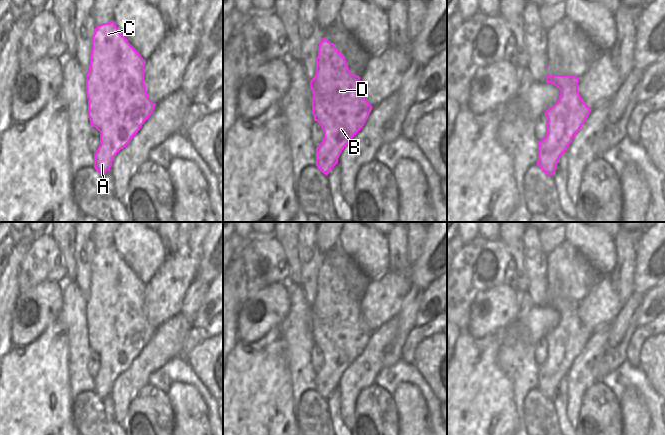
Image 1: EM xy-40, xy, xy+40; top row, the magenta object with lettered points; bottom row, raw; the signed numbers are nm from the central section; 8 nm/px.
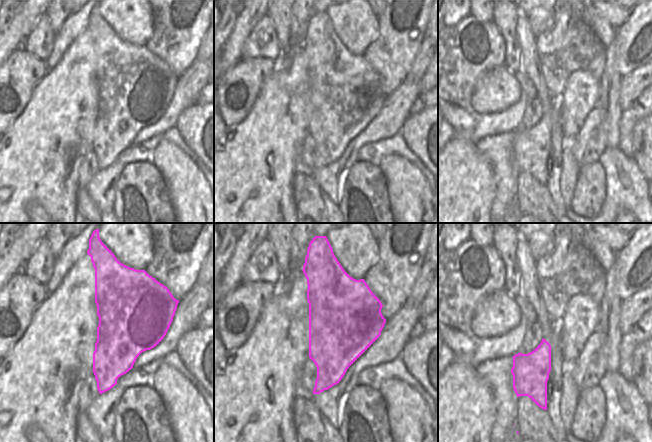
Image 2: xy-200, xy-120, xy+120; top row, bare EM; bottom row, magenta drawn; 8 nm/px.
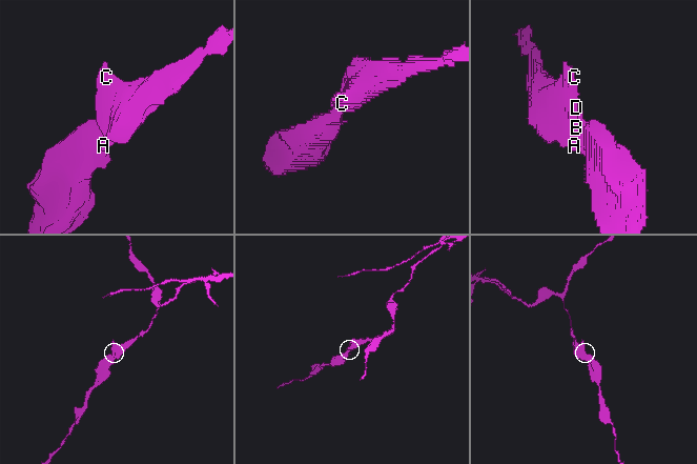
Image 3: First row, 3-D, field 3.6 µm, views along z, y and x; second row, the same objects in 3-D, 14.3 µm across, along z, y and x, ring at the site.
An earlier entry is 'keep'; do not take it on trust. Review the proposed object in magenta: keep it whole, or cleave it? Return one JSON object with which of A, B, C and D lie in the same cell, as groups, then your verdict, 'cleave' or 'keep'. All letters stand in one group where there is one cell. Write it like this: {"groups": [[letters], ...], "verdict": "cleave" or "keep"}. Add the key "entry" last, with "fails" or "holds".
{"groups": [["A", "B", "C", "D"]], "verdict": "keep", "entry": "holds"}

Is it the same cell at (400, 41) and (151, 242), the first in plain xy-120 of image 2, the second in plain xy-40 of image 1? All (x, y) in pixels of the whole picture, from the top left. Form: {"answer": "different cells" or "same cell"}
{"answer": "different cells"}

